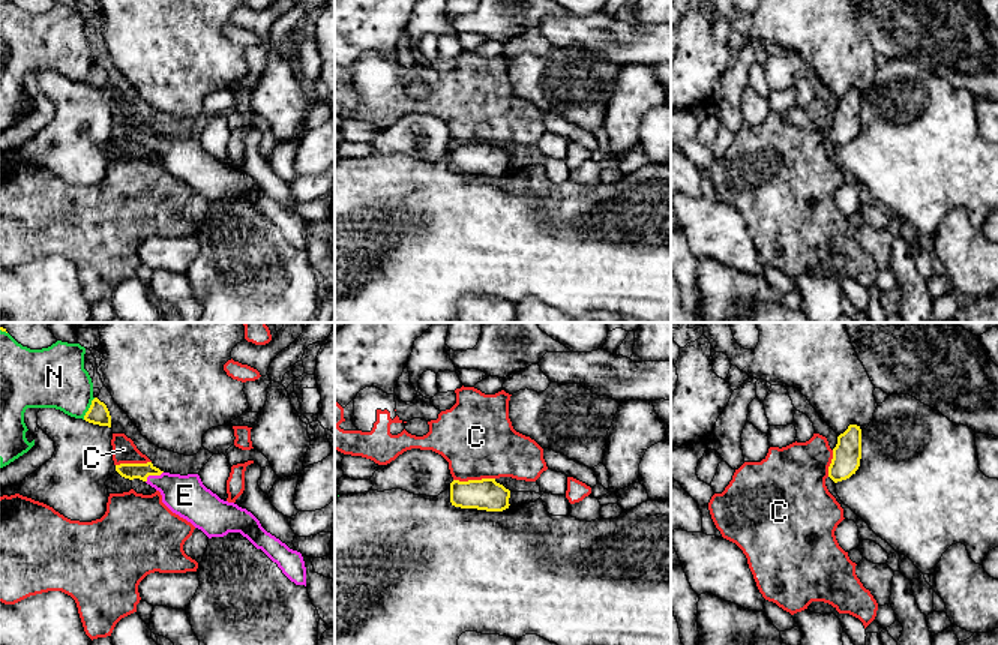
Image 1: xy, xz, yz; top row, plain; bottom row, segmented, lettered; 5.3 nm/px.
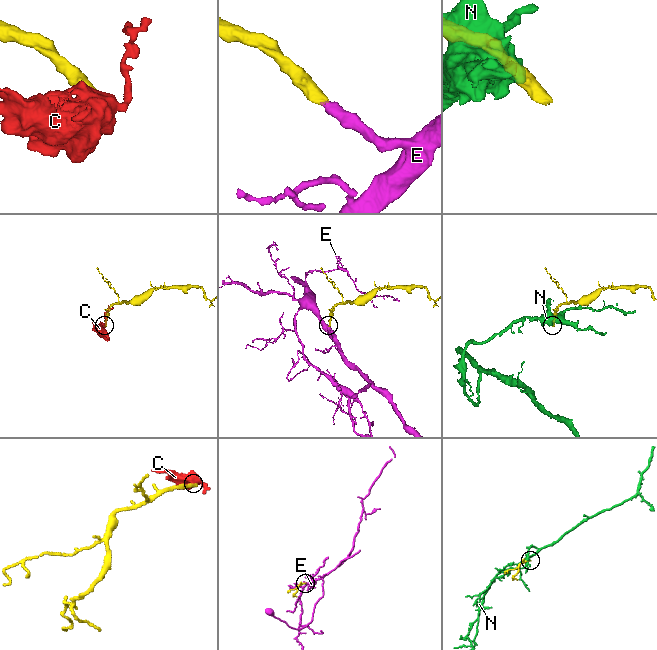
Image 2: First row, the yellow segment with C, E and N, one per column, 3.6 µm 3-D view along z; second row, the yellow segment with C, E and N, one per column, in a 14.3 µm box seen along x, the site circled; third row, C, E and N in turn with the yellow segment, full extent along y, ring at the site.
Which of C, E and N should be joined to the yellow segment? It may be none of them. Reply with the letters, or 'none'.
E

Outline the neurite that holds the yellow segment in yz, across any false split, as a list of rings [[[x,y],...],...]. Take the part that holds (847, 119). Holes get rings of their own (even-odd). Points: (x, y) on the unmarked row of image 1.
[[[849,88],[848,93],[837,100],[833,112],[833,123],[828,130],[828,141],[837,147],[849,142],[860,130],[861,123],[861,93]]]

